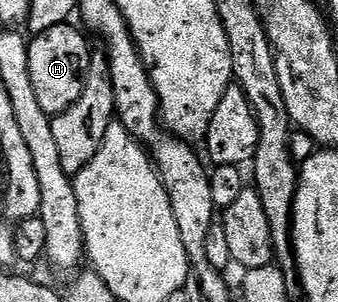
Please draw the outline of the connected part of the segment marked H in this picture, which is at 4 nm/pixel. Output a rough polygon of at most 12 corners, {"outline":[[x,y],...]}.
{"outline":[[67,24],[28,42],[40,108],[63,114],[86,87],[92,49]]}

